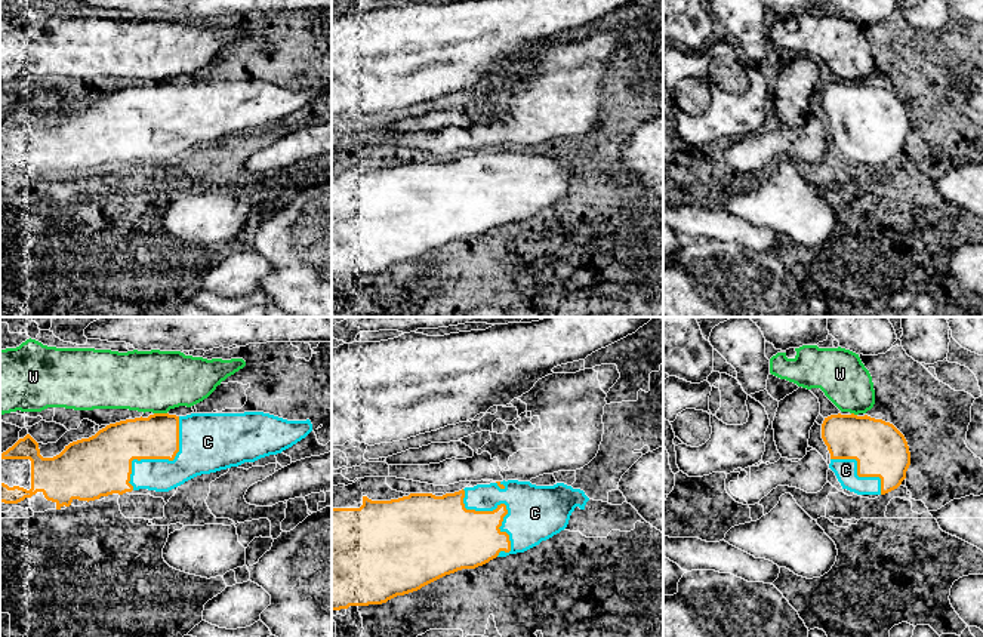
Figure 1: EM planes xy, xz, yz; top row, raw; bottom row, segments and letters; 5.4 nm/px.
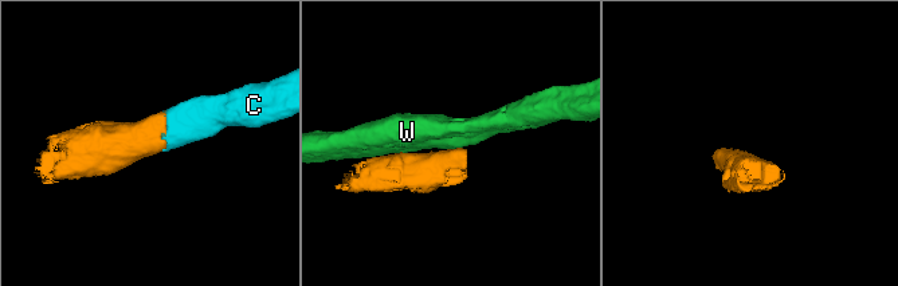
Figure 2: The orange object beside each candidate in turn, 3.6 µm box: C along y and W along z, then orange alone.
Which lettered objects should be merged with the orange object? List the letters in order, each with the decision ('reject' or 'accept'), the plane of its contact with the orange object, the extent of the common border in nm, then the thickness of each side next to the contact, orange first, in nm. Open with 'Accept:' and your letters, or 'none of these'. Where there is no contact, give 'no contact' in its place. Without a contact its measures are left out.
Accept: C
C: accept | xz | 440 nm | 320/300 nm
W: reject | xy | 70 nm | 240/340 nm

